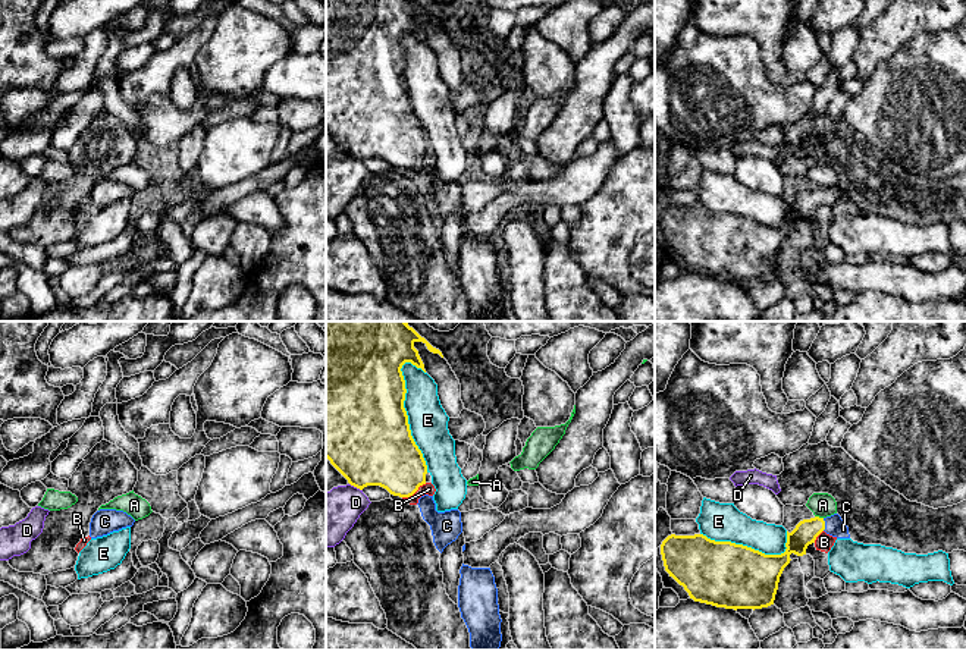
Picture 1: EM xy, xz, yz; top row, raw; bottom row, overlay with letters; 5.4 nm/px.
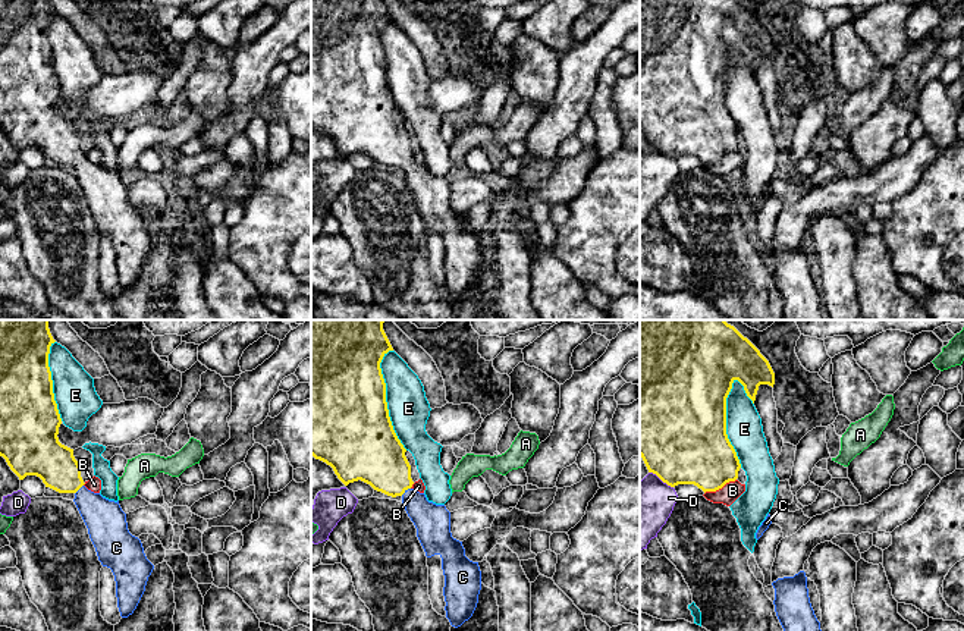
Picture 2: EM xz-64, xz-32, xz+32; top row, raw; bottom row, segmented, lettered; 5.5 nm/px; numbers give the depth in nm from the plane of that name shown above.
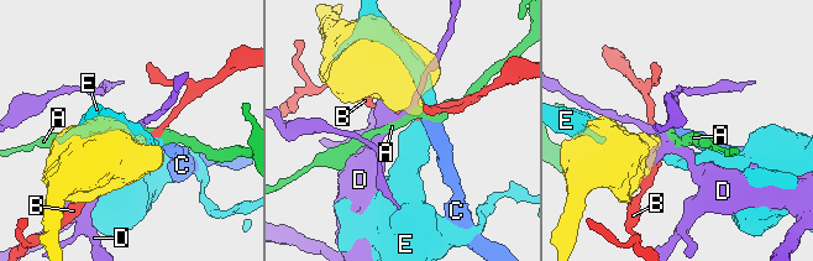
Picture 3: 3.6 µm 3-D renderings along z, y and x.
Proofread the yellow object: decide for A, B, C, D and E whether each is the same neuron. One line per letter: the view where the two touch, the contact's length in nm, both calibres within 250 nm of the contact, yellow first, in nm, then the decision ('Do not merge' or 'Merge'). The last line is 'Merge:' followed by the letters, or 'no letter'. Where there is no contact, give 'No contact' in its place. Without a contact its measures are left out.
A: Touches yellow in yz. Shared border 50 nm. Thickness 130 nm (yellow) against 140 nm. Do not merge
B: Touches yellow in xz. Shared border 160 nm. Thickness 340 nm (yellow) against 70 nm. Do not merge
C: Touches yellow in yz. Shared border 70 nm. Thickness 130 nm (yellow) against 110 nm. Merge
D: Touches yellow in xz. Shared border 80 nm. Thickness 460 nm (yellow) against 280 nm. Do not merge
E: Touches yellow in xz. Shared border 600 nm. Thickness 500 nm (yellow) against 220 nm. Do not merge
Merge: C

